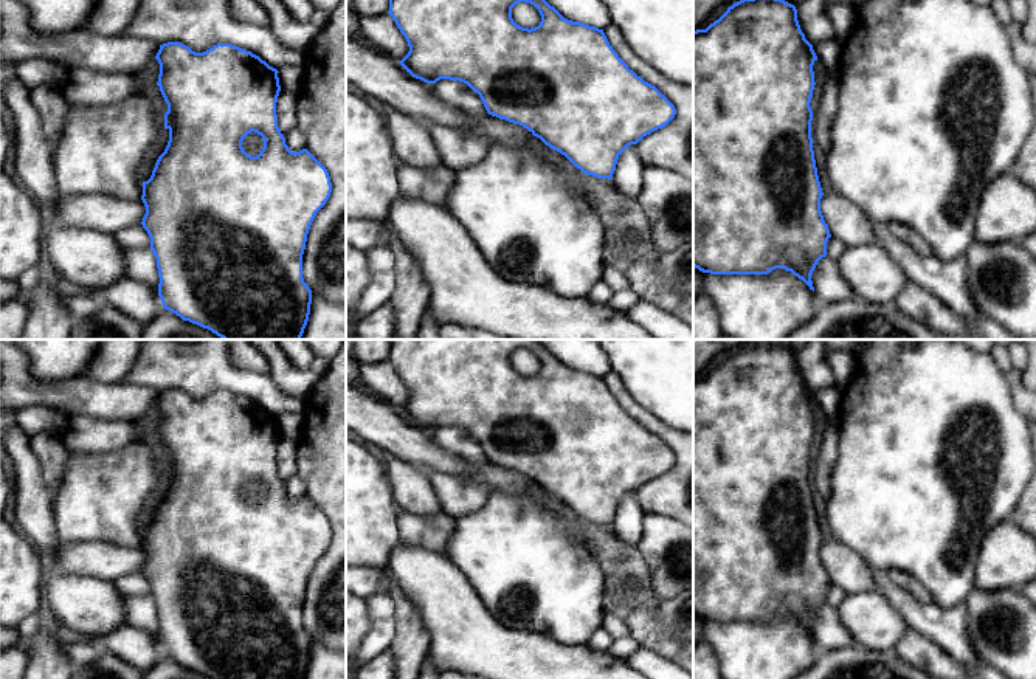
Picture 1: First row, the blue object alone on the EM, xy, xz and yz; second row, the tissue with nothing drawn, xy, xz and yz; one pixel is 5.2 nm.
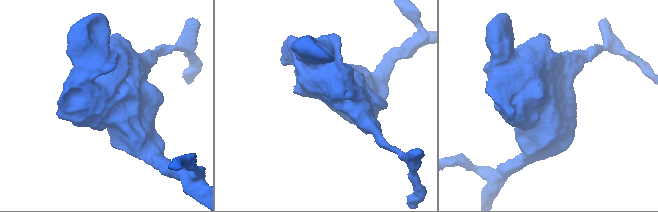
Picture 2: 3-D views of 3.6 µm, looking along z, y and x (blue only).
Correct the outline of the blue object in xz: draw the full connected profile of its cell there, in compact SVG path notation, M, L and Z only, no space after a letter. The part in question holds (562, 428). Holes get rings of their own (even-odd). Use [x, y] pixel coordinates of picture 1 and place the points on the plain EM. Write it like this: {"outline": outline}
{"outline": "M389 340L388 361L408 389L409 398L399 409L413 425L467 431L489 462L523 473L583 521L611 527L619 502L676 462L675 453L619 405L603 377L565 366L540 340ZM520 349L538 357L538 374L529 377L513 369L512 355Z"}

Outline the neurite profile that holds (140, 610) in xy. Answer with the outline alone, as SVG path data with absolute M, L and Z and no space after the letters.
M130 595L124 597L126 625L136 626L158 640L158 615L157 606L150 595Z

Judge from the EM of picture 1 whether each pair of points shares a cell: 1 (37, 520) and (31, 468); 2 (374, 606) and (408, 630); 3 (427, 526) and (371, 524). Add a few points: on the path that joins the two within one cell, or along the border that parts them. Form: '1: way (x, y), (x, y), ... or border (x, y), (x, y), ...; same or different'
1: way (34, 507), (31, 481); same
2: border (390, 596), (394, 605), (394, 639), (391, 647); different
3: border (399, 509), (397, 540); different

